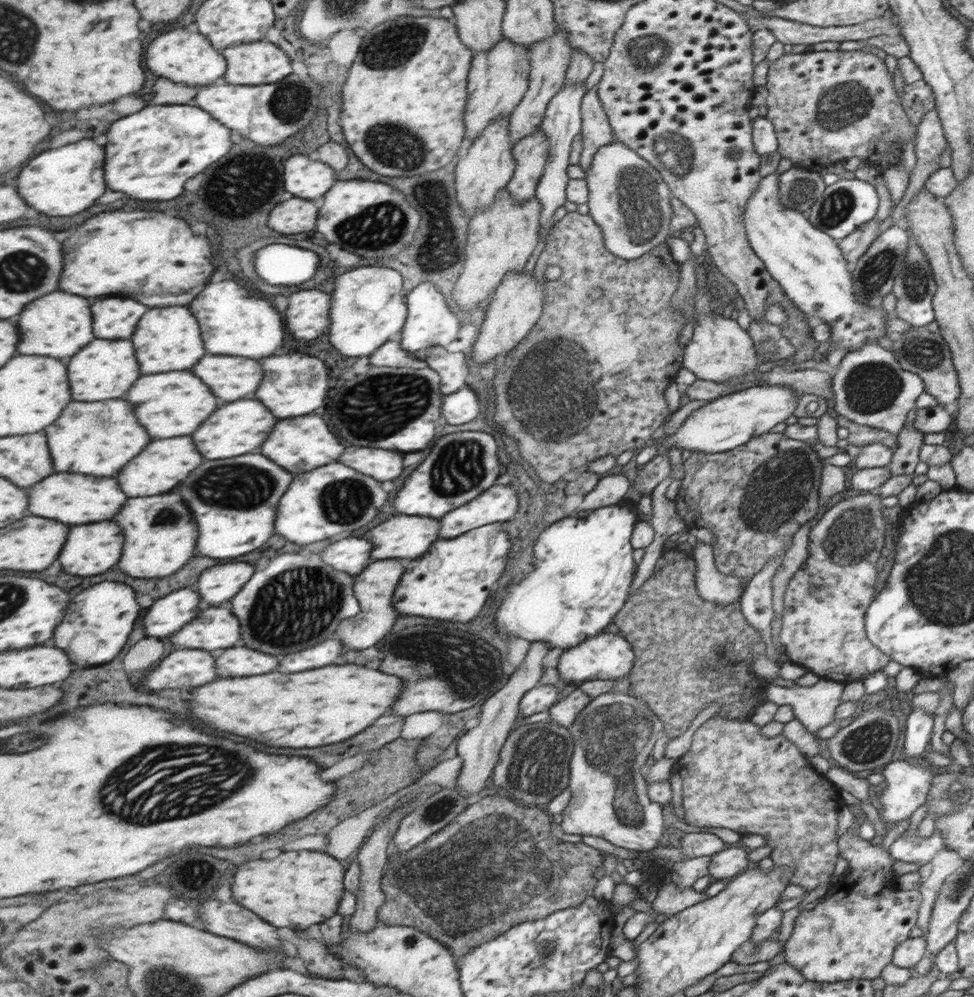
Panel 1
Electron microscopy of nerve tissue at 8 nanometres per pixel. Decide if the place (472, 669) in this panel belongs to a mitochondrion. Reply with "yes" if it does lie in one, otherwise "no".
yes

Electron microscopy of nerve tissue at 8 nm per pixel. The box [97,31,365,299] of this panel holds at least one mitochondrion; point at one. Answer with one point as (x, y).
(292, 102)

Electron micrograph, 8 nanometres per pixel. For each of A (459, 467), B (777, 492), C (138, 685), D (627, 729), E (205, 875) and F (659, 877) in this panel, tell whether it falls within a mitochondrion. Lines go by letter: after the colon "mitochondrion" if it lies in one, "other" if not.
A: mitochondrion
B: mitochondrion
C: other
D: mitochondrion
E: other
F: other

